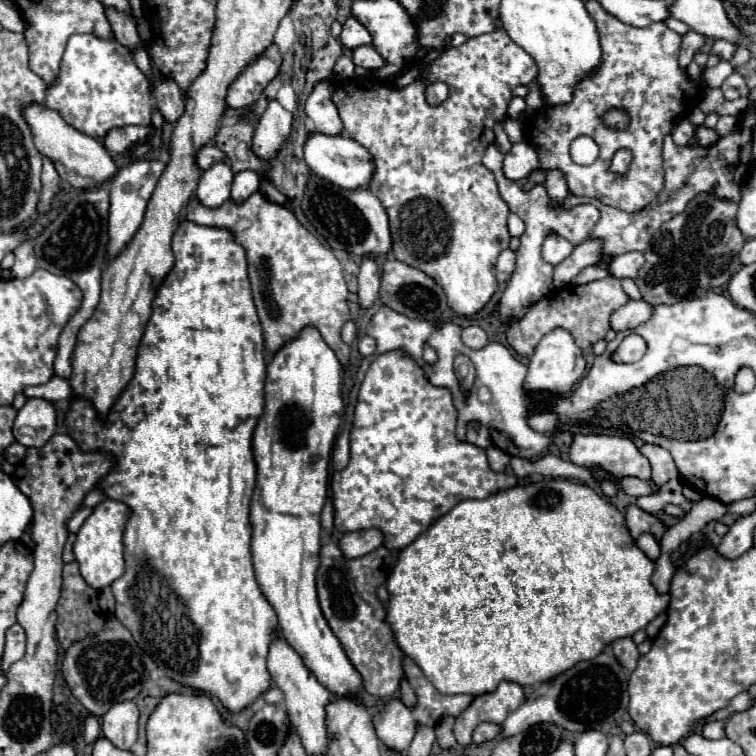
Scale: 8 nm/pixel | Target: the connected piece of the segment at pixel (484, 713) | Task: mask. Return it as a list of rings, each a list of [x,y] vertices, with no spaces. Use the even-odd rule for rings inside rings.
[[[500,682],[494,692],[486,692],[474,698],[474,702],[456,718],[454,736],[458,744],[468,746],[472,742],[472,730],[480,722],[502,724],[510,712],[524,702],[524,690],[516,682]]]

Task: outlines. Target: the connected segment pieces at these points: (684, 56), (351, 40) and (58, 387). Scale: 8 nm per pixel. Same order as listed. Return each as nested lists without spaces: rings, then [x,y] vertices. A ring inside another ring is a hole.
[[[688,32],[686,36],[682,36],[682,48],[680,48],[680,68],[686,70],[688,64],[692,62],[692,56],[700,50],[700,46],[704,44],[704,36],[696,34],[696,32]]]
[[[350,16],[350,18],[344,22],[342,34],[340,34],[340,42],[342,42],[346,48],[354,50],[356,46],[370,44],[370,42],[372,42],[372,36],[370,36],[370,32],[368,32],[354,16]]]
[[[52,376],[50,382],[46,382],[42,386],[28,386],[24,390],[24,396],[28,396],[28,398],[44,398],[48,402],[58,402],[58,400],[64,400],[64,398],[72,396],[72,386],[70,386],[70,382],[66,378]]]

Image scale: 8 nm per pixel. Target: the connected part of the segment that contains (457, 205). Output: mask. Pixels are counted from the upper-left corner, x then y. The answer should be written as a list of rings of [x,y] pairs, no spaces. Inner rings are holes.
[[[496,28],[490,34],[466,40],[462,46],[448,48],[430,64],[426,76],[404,88],[380,84],[372,76],[354,76],[346,78],[346,82],[334,82],[334,104],[338,106],[346,136],[354,138],[372,154],[376,172],[370,182],[370,192],[378,196],[388,212],[394,258],[434,278],[444,288],[450,308],[462,316],[476,314],[496,292],[494,264],[510,242],[510,232],[506,228],[510,210],[498,194],[494,174],[482,164],[482,156],[486,148],[496,142],[494,126],[508,118],[512,90],[518,84],[534,82],[536,76],[538,68],[534,58],[512,42],[504,28]],[[430,82],[448,84],[450,94],[446,102],[438,106],[426,102],[426,86],[430,86]]]

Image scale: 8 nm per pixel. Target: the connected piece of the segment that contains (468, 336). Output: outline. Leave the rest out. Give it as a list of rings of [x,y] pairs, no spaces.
[[[468,326],[462,330],[462,342],[468,346],[468,348],[484,348],[488,344],[488,338],[486,338],[486,332],[480,328],[480,326]]]

